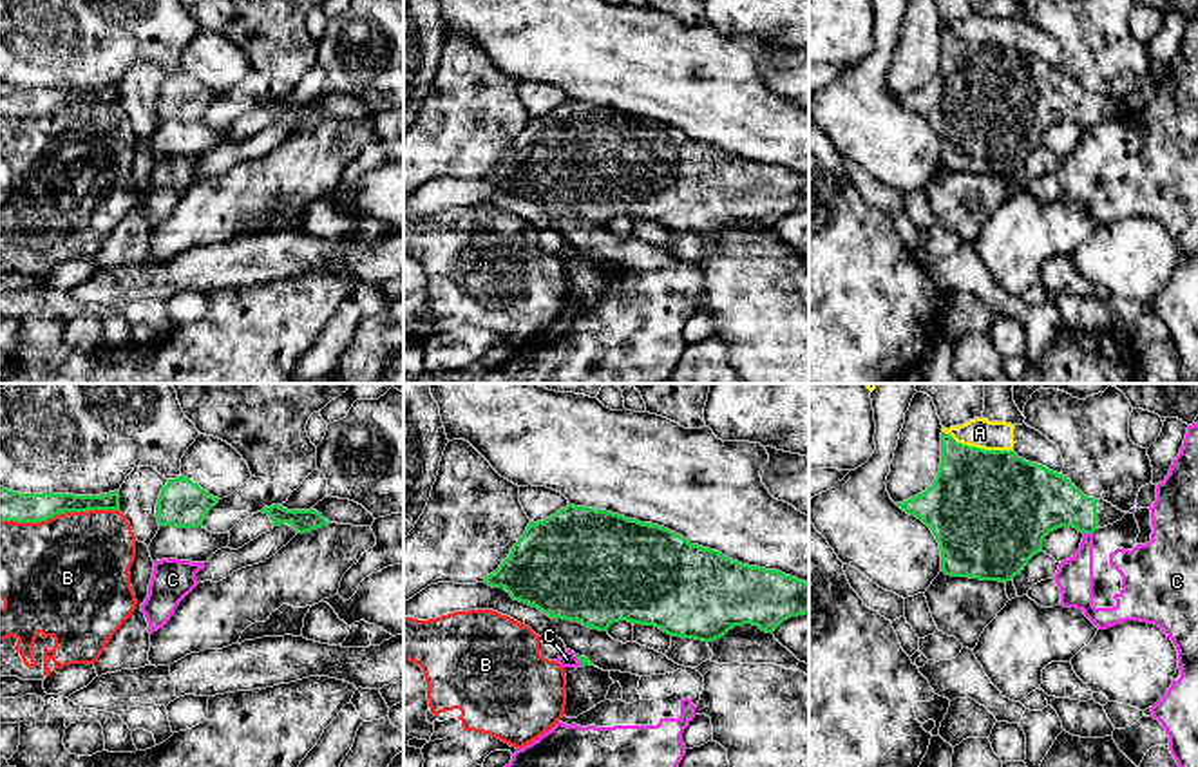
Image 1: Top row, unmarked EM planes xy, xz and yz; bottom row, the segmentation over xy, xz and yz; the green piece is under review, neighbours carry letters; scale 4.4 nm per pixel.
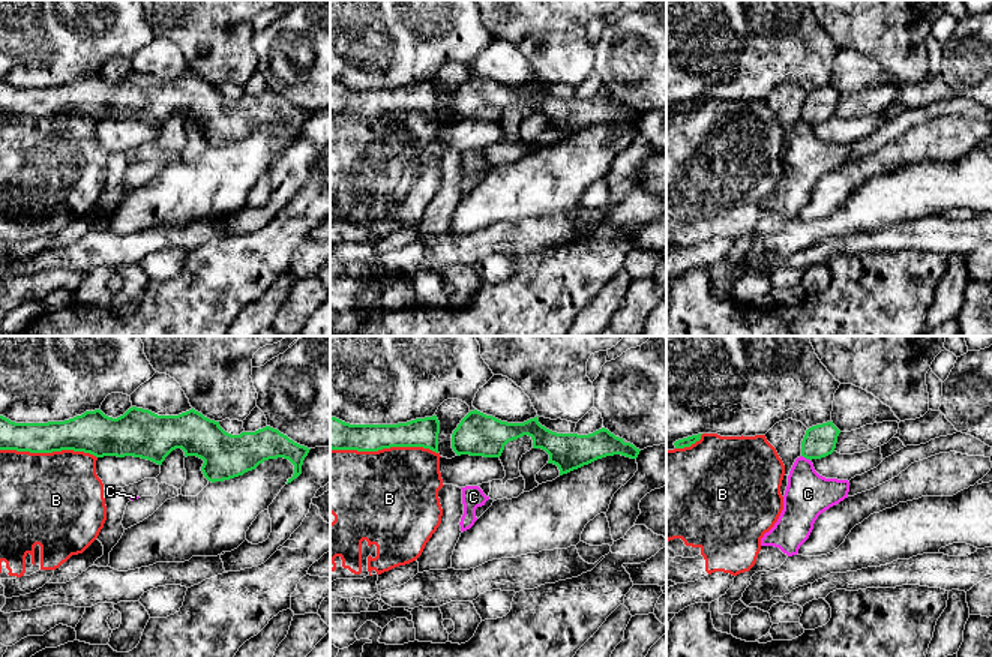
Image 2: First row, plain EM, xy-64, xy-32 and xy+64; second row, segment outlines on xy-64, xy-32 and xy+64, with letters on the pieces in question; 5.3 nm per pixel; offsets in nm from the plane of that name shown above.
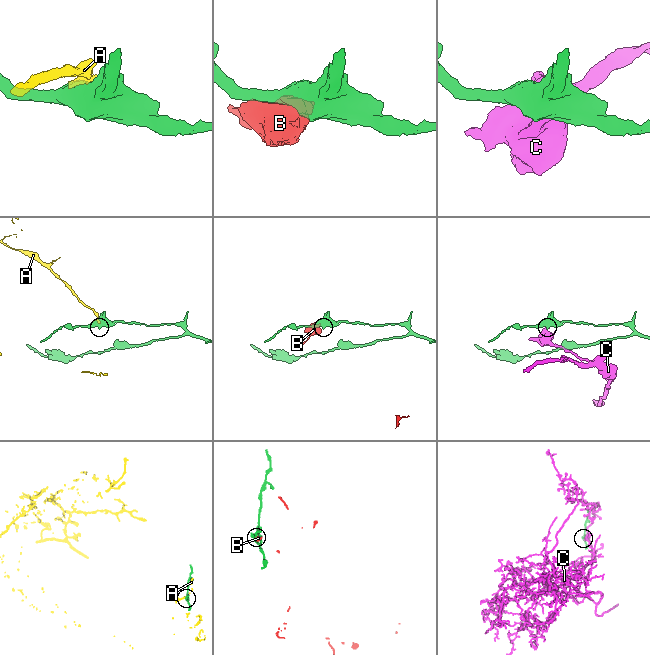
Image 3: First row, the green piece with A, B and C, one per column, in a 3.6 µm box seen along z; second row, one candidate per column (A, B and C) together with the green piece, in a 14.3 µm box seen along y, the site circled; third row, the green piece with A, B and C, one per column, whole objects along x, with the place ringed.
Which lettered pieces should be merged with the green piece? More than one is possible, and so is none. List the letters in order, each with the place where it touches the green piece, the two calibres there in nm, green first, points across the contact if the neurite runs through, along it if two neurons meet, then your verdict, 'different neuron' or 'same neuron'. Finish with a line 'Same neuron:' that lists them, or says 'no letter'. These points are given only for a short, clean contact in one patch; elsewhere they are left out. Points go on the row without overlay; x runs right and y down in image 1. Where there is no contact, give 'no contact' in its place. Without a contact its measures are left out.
A: contact yz (976, 42); calibres 480 and 130 nm; different neuron
B: contact xy (58, 107); calibres 130 and 480 nm; different neuron
C: contact yz (1088, 127); calibres 280 and 160 nm; border yz (1084, 127), (1092, 129); different neuron
Same neuron: no letter

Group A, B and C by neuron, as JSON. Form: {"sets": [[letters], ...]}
{"sets": [["A"], ["B"], ["C"]]}

